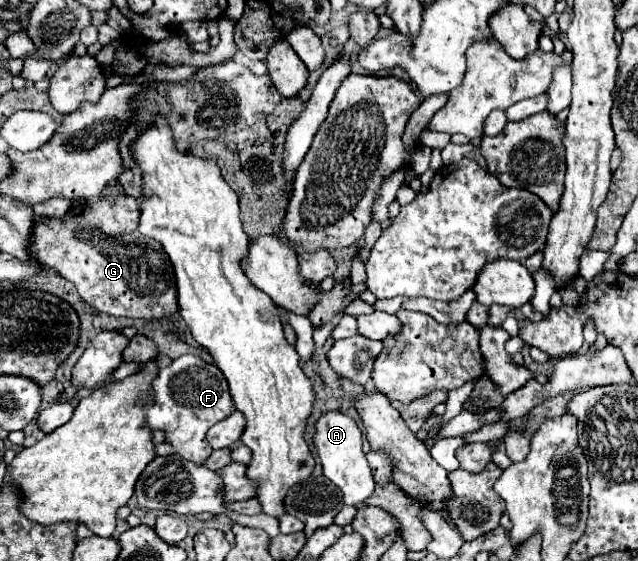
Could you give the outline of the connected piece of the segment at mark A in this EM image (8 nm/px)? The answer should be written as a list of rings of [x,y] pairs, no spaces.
[[[327,411],[323,413],[313,429],[313,445],[317,449],[317,455],[323,465],[323,473],[327,479],[331,479],[333,485],[337,485],[343,491],[343,503],[345,505],[357,505],[365,501],[373,489],[375,481],[369,469],[369,463],[361,451],[361,429],[349,415],[341,411]]]

